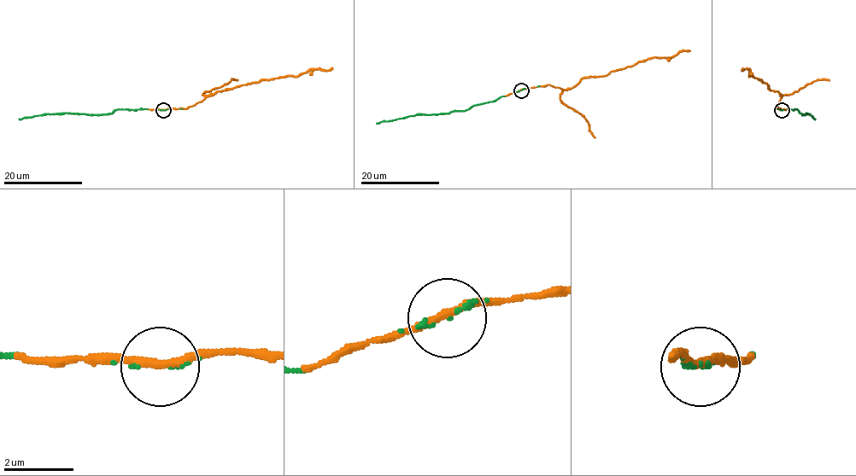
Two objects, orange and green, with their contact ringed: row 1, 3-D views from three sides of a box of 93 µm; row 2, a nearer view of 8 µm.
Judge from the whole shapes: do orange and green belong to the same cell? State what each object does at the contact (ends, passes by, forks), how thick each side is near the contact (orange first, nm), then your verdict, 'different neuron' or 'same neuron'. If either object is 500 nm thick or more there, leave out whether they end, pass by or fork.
orange passes by | green ends | 200/100 nm | same neuron

